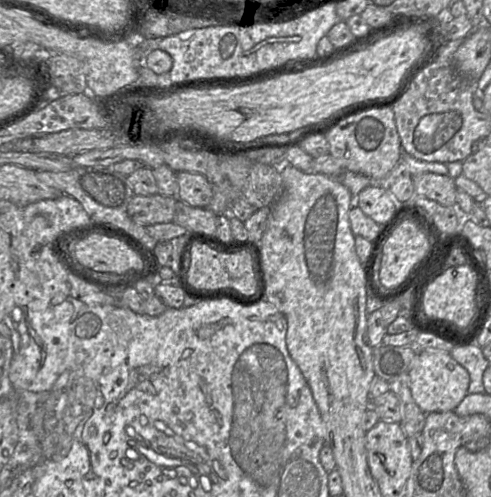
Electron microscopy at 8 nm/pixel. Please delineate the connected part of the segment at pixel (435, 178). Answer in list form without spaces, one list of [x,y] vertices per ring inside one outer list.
[[[423,173],[412,177],[415,195],[426,197],[446,206],[456,204],[456,186],[448,175]]]

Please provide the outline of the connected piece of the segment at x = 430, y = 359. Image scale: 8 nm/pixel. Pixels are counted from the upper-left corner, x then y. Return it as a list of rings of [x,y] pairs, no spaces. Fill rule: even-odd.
[[[442,349],[418,350],[408,376],[412,397],[424,413],[454,411],[468,394],[469,372]]]

